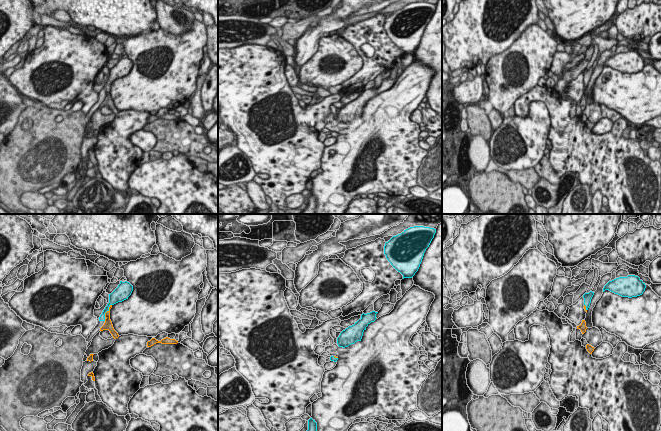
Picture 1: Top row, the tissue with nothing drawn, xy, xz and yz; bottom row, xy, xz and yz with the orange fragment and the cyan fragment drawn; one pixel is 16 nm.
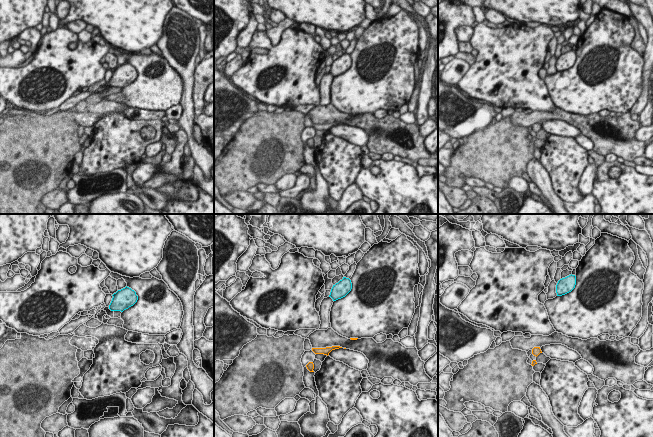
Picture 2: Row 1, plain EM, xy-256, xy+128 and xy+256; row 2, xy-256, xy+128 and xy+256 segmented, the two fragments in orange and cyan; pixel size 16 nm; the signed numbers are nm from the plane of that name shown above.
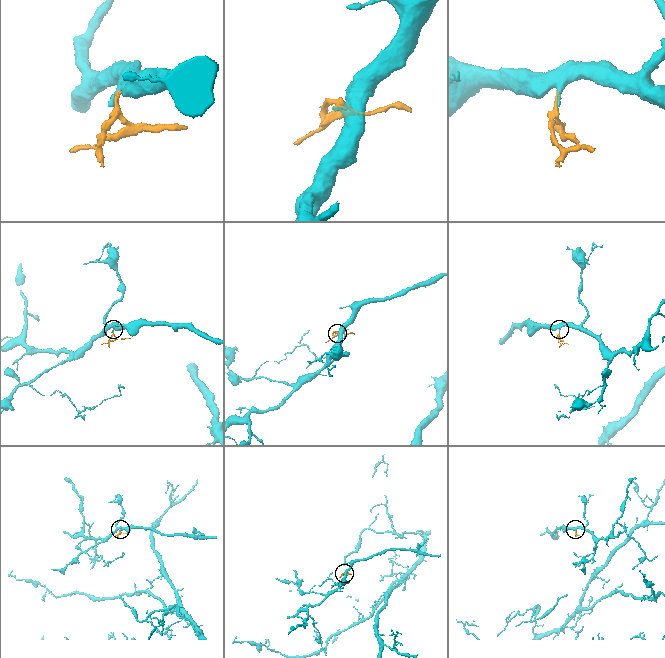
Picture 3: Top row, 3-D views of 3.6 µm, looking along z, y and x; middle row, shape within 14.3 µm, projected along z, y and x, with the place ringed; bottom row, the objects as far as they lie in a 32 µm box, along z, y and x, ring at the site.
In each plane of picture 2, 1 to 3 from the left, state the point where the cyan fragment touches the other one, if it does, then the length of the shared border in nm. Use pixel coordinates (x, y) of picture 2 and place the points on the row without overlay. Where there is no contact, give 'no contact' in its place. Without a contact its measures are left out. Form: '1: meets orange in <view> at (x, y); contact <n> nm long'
1: no contact
2: no contact
3: no contact

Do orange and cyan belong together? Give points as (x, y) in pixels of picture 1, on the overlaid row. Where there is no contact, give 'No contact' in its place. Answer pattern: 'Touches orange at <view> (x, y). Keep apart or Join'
Touches orange at xy (109, 310). Join.

